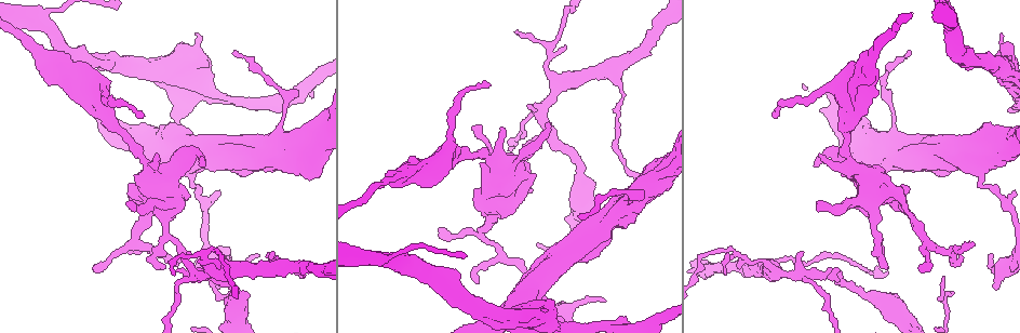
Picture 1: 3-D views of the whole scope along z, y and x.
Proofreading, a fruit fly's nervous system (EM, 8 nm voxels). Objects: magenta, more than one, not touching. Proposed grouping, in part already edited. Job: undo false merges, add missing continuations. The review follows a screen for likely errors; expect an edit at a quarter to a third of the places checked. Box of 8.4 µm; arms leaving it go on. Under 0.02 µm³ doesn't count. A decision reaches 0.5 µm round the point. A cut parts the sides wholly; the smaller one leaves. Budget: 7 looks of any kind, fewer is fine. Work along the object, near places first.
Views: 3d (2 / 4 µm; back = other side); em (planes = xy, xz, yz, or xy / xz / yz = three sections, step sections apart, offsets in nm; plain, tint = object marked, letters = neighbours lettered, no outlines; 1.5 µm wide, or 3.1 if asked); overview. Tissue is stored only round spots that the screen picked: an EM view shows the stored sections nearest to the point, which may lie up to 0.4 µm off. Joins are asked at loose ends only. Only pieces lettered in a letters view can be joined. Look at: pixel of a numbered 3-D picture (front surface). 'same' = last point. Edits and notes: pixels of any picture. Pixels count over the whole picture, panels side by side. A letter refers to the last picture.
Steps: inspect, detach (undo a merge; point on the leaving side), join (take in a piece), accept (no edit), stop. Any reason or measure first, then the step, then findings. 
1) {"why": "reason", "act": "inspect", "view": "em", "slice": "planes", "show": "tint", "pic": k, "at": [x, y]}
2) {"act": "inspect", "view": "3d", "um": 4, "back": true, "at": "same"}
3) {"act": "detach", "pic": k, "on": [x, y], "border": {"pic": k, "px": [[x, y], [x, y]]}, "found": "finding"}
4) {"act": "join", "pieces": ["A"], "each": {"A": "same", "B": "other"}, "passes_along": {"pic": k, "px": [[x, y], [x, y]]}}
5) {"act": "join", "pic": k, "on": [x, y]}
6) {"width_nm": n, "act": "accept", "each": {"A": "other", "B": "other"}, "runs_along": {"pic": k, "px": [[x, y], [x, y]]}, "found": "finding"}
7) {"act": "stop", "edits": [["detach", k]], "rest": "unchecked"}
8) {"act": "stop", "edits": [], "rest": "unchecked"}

{"why": "tapers out", "act": "inspect", "view": "3d", "um": 4, "pic": 1, "at": [888, 273]}

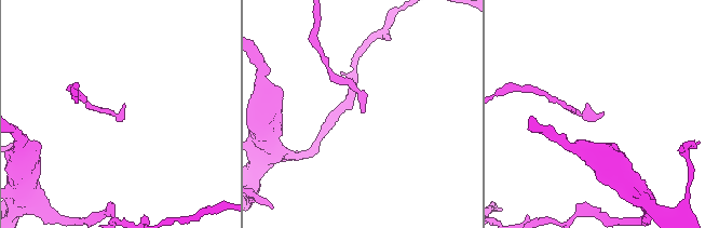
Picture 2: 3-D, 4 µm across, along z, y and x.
{"why": "need the tissue", "act": "inspect", "view": "em", "slice": "xz", "step": 8, "show": "letters", "pic": 2, "at": [365, 111]}

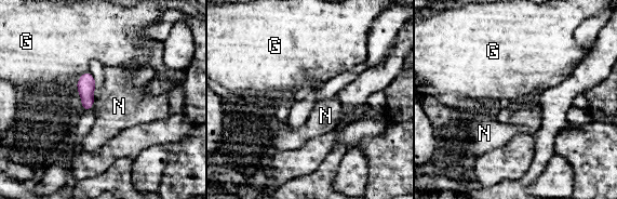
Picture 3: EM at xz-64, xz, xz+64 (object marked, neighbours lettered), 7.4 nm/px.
{"why": "cut it another way", "act": "inspect", "view": "em", "slice": "planes", "show": "letters", "at": "same"}

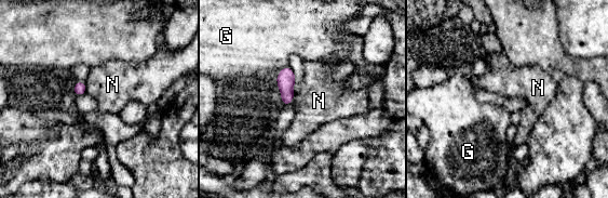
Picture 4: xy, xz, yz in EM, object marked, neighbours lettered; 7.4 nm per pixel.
{"width_nm": 100, "act": "accept", "each": {"G": "other", "N": "other"}, "border": {"pic": 4, "px": [[84, 81], [86, 93]]}, "found": "none of them fits"}

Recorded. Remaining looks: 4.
{"why": "thick turns thin", "act": "inspect", "view": "em", "slice": "yz", "step": 4, "show": "tint", "pic": 1, "at": [794, 257]}

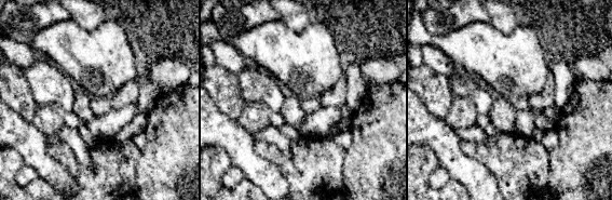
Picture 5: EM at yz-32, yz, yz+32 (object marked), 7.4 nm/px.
{"why": "another direction", "act": "inspect", "view": "em", "slice": "xz", "step": 8, "show": "tint", "at": "same"}

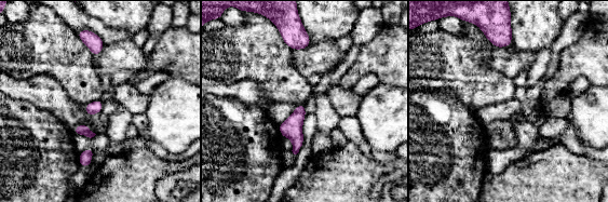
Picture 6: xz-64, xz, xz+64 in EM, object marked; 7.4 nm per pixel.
{"act": "inspect", "view": "em", "slice": "xz", "step": 8, "show": "letters", "at": "same"}

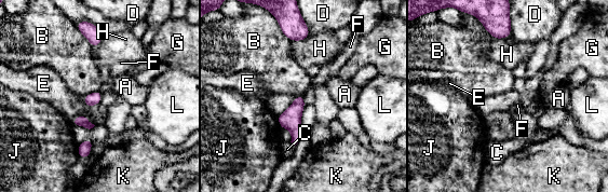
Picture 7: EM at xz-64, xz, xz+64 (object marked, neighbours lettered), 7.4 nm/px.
{"width_nm": 100, "act": "accept", "each": {"A": "other", "B": "other", "C": "other", "D": "other", "E": "other", "F": "other", "G": "other", "H": "other", "J": "other", "K": "other", "L": "other"}, "found": "all the same neuron"}

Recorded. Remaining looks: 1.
{"why": "branch stops here", "act": "inspect", "view": "em", "slice": "planes", "show": "letters", "pic": 1, "at": [818, 204]}

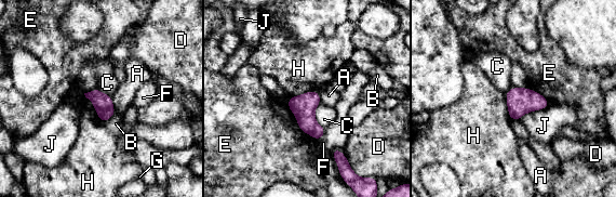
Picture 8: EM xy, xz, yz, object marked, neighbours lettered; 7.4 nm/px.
{"act": "accept", "each": {"A": "other", "B": "other", "C": "other", "D": "other", "E": "other", "F": "other", "G": "other", "H": "other", "J": "other"}, "border": {"pic": 8, "px": [[318, 90], [311, 90], [288, 99]]}, "found": "none of them fits"}

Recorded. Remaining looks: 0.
{"act": "stop", "edits": [], "rest": "unchecked"}

